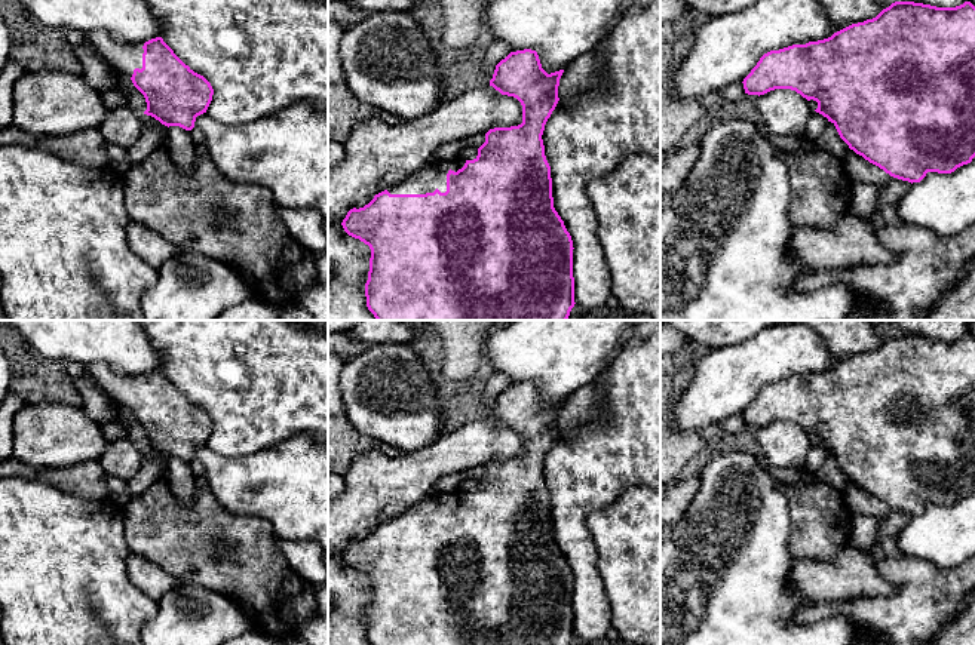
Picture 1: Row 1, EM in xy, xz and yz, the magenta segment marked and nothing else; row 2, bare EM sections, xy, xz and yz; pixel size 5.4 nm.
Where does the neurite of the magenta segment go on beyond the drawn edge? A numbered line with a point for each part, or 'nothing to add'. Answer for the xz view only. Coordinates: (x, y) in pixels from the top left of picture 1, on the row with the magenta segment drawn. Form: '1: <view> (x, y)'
1: xz (434, 175)

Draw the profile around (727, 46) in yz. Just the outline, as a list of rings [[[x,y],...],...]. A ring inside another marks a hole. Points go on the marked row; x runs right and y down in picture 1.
[[[758,0],[743,10],[709,18],[674,76],[678,98],[715,95],[743,79],[760,58],[836,31],[818,0]]]

